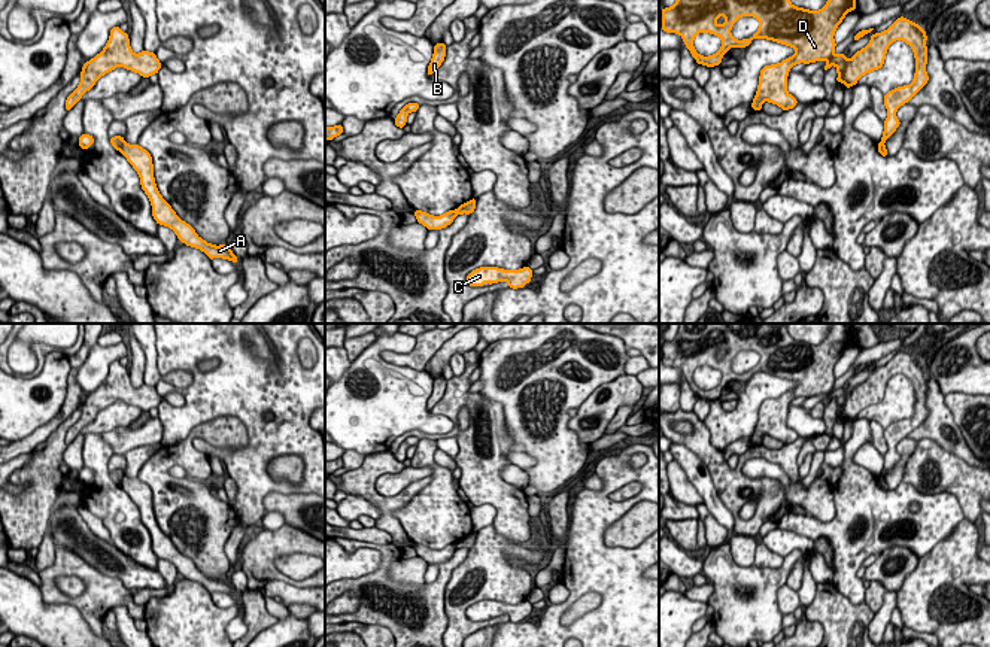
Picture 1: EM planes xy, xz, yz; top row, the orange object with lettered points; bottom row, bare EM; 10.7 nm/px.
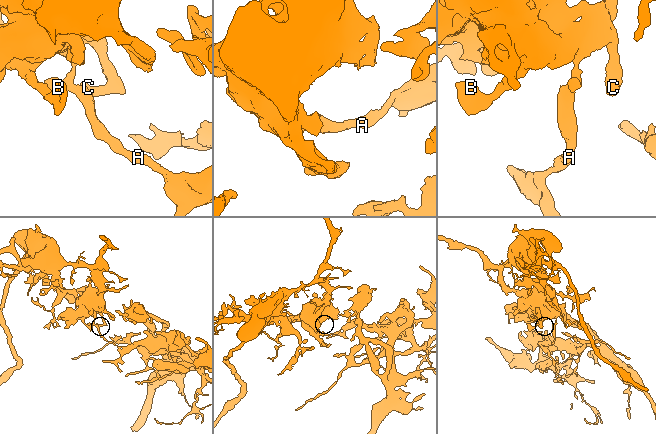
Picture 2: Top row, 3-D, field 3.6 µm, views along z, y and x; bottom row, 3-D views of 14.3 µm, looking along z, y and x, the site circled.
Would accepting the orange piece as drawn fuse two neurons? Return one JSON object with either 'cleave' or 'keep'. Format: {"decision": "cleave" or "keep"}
{"decision": "cleave"}

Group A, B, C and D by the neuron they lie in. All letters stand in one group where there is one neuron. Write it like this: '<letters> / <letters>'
A / B C D

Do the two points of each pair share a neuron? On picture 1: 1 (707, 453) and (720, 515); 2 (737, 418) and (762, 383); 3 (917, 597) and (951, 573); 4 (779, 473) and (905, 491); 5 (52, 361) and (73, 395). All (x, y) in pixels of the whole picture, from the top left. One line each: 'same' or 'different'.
1: different
2: same
3: same
4: different
5: different

